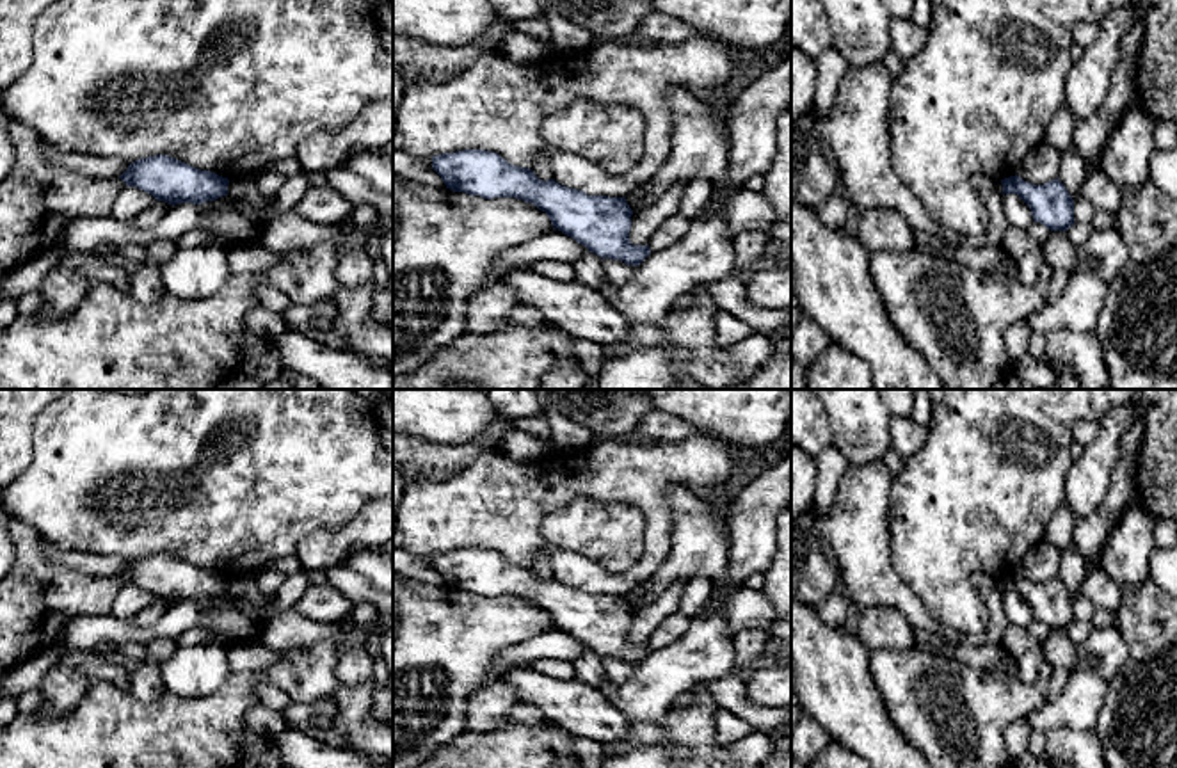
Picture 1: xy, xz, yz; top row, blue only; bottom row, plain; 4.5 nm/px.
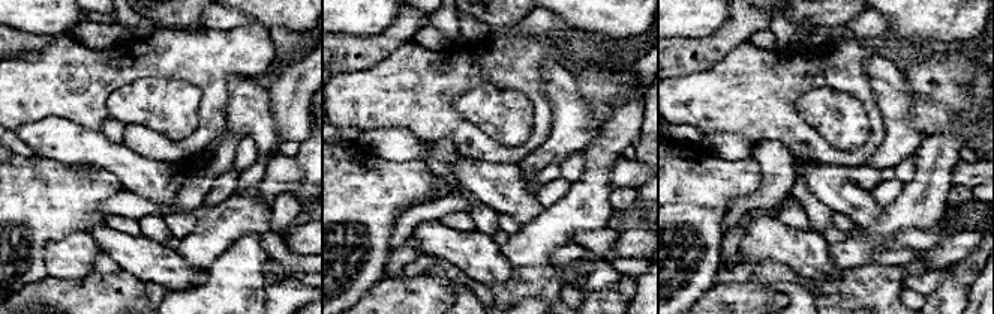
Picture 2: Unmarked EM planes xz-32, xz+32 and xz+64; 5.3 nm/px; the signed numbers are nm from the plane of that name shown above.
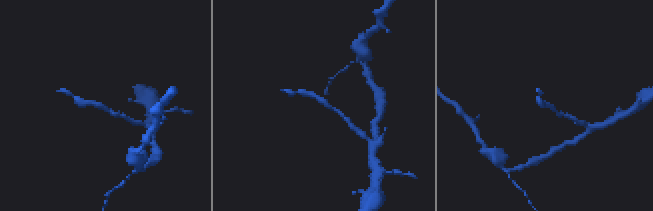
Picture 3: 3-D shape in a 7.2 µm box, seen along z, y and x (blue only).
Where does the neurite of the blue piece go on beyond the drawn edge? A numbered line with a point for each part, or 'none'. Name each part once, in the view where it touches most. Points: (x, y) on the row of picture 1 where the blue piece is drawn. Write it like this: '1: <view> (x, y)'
none

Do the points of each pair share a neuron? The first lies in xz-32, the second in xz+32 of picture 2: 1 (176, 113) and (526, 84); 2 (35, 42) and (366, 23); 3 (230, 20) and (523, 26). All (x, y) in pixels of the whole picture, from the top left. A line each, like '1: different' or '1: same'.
1: different
2: different
3: same

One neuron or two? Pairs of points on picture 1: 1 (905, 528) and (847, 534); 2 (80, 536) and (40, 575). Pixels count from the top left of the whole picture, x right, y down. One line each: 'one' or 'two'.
1: two
2: two

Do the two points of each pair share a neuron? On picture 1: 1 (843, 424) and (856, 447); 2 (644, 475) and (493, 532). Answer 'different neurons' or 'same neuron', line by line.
1: same neuron
2: same neuron

